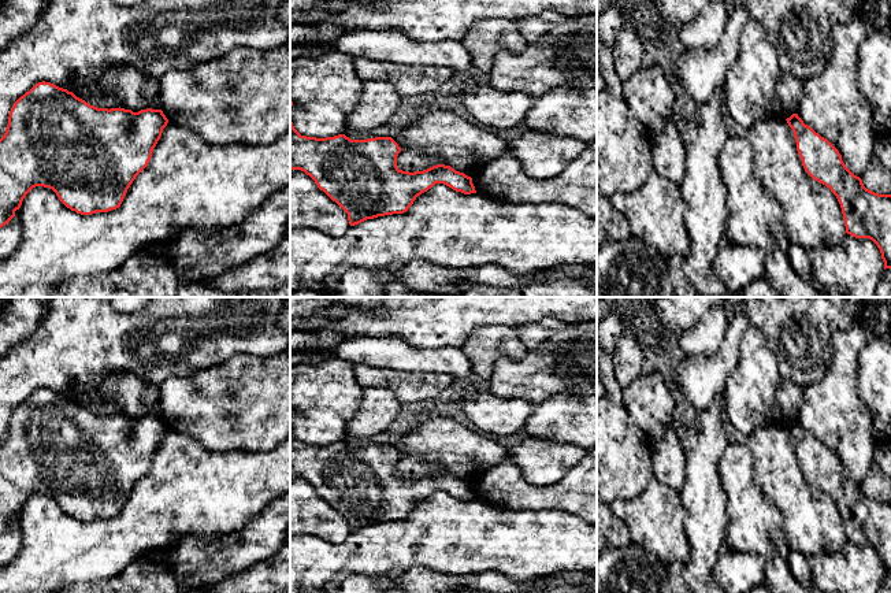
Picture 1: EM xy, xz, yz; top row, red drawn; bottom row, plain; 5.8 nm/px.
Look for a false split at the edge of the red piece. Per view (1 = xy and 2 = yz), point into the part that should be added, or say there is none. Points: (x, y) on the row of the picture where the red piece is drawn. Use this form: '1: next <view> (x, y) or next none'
1: next none
2: next none

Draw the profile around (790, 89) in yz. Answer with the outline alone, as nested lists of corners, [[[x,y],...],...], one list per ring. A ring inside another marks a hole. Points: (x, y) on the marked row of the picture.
[[[782,73],[782,81],[776,89],[776,96],[780,100],[784,119],[797,114],[802,88],[803,82],[798,81],[791,73]]]

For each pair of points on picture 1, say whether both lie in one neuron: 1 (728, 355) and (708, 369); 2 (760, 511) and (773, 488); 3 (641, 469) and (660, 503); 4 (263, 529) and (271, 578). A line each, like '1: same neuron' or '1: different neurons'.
1: same neuron
2: different neurons
3: different neurons
4: different neurons

